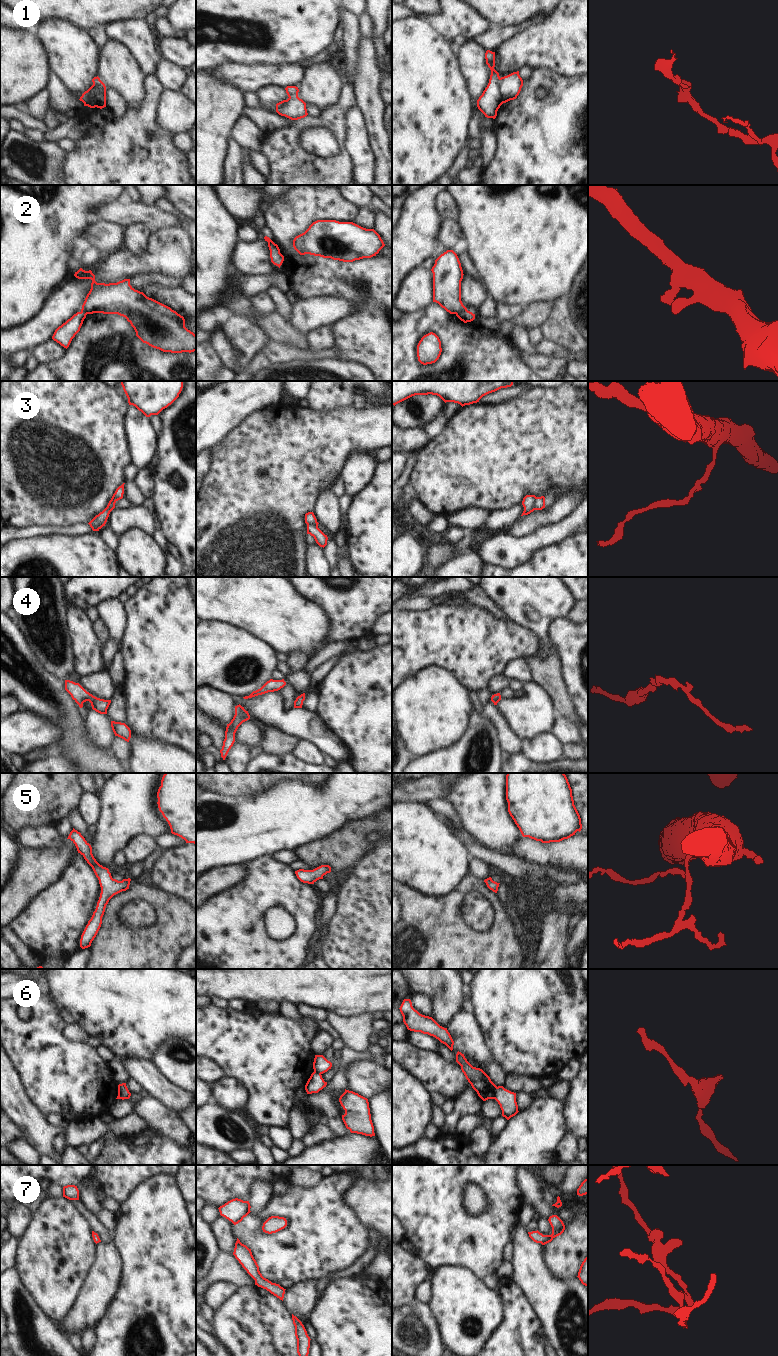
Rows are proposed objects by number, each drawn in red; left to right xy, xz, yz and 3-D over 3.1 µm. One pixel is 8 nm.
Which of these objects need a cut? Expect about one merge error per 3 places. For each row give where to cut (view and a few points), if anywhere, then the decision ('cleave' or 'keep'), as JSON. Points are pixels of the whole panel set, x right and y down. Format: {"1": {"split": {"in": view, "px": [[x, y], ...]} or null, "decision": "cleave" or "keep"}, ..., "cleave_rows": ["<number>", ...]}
{"1": {"split": {"in": "xy", "px": [[99, 79], [99, 88], [84, 105]]}, "decision": "cleave"}, "2": {"split": {"in": "yz", "px": [[467, 310], [456, 314]]}, "decision": "cleave"}, "3": {"split": {"in": "yz", "px": [[536, 497], [534, 509]]}, "decision": "cleave"}, "4": {"split": null, "decision": "keep"}, "5": {"split": null, "decision": "keep"}, "6": {"split": {"in": "yz", "px": [[497, 1087], [493, 1098]]}, "decision": "cleave"}, "7": {"split": null, "decision": "keep"}, "cleave_rows": ["1", "2", "3", "6"]}

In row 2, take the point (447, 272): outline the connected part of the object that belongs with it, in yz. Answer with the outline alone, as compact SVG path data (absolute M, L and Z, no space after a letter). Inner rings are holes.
M447 250L435 260L431 271L433 302L450 314L468 311L461 301L461 281L464 274L457 254L453 250Z

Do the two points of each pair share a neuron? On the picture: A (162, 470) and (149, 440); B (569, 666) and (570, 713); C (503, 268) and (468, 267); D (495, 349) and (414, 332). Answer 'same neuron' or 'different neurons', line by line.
A: different neurons
B: different neurons
C: different neurons
D: same neuron

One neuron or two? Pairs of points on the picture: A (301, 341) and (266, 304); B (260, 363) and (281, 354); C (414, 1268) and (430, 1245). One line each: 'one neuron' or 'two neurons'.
A: two neurons
B: one neuron
C: two neurons

